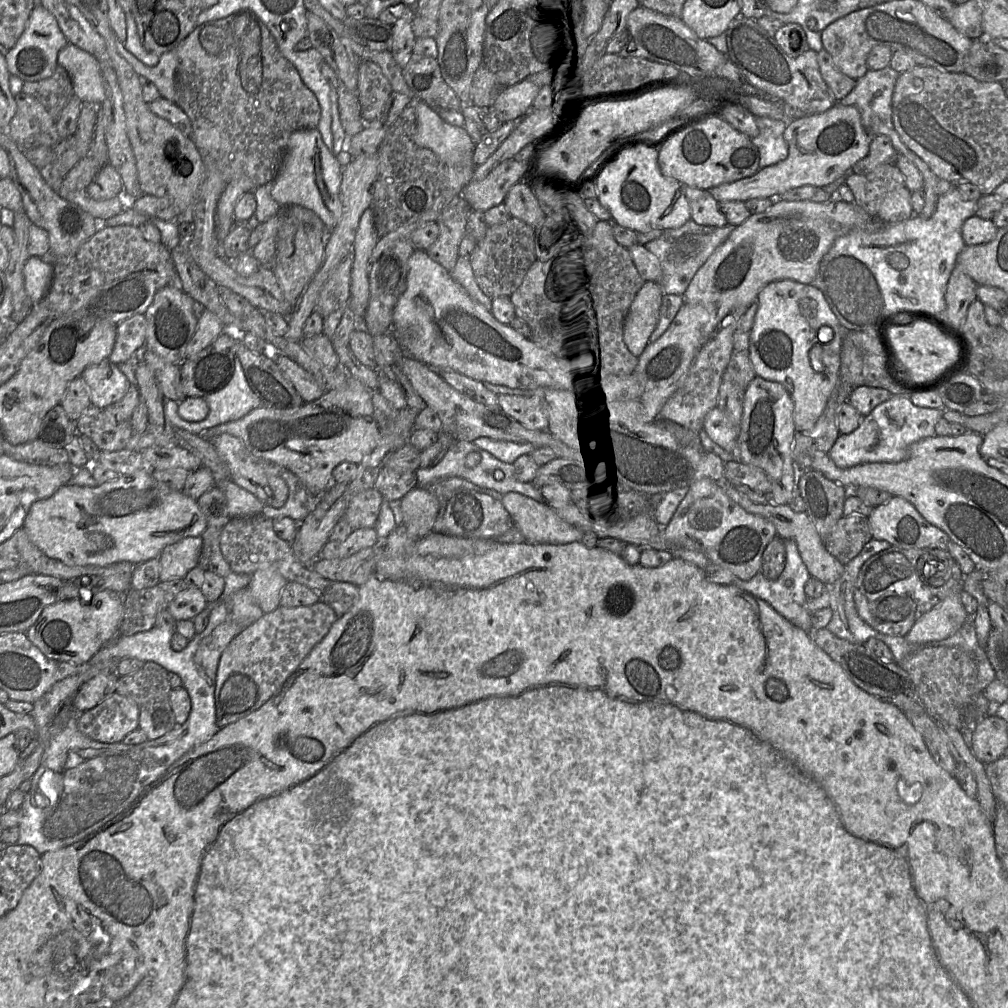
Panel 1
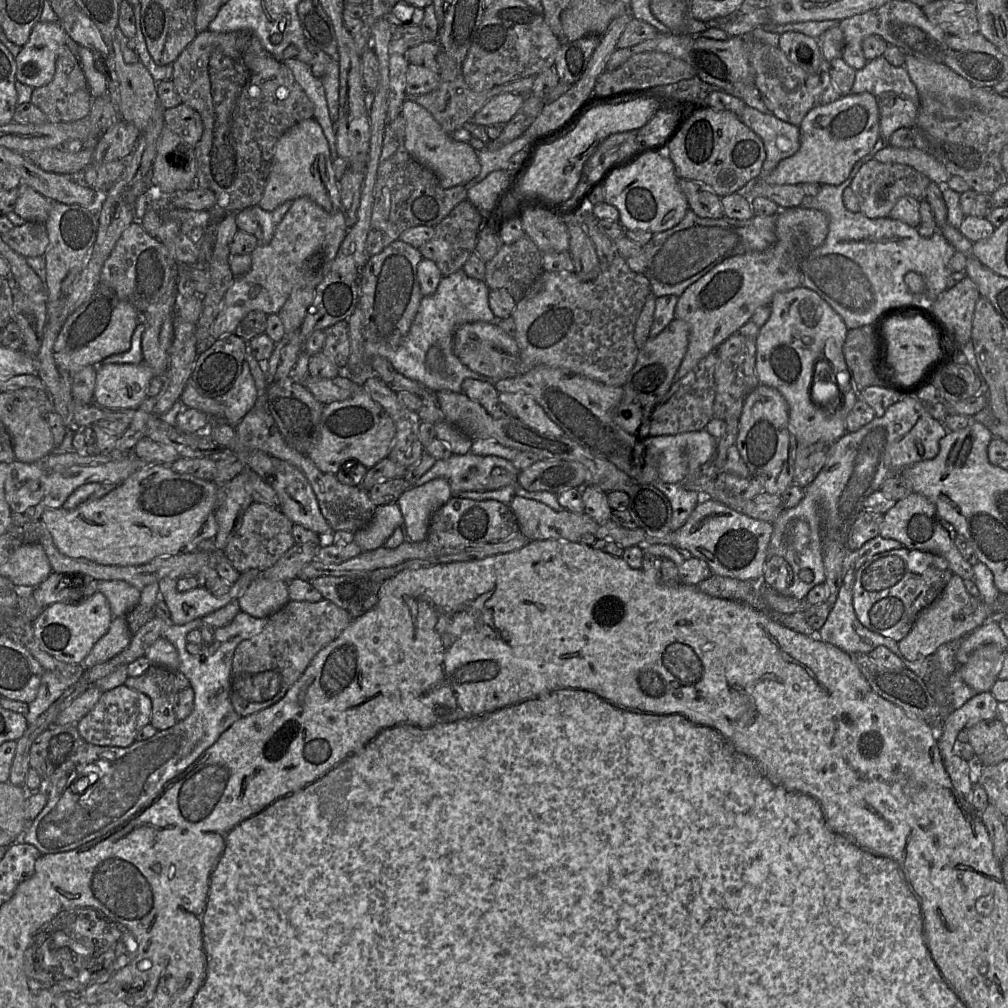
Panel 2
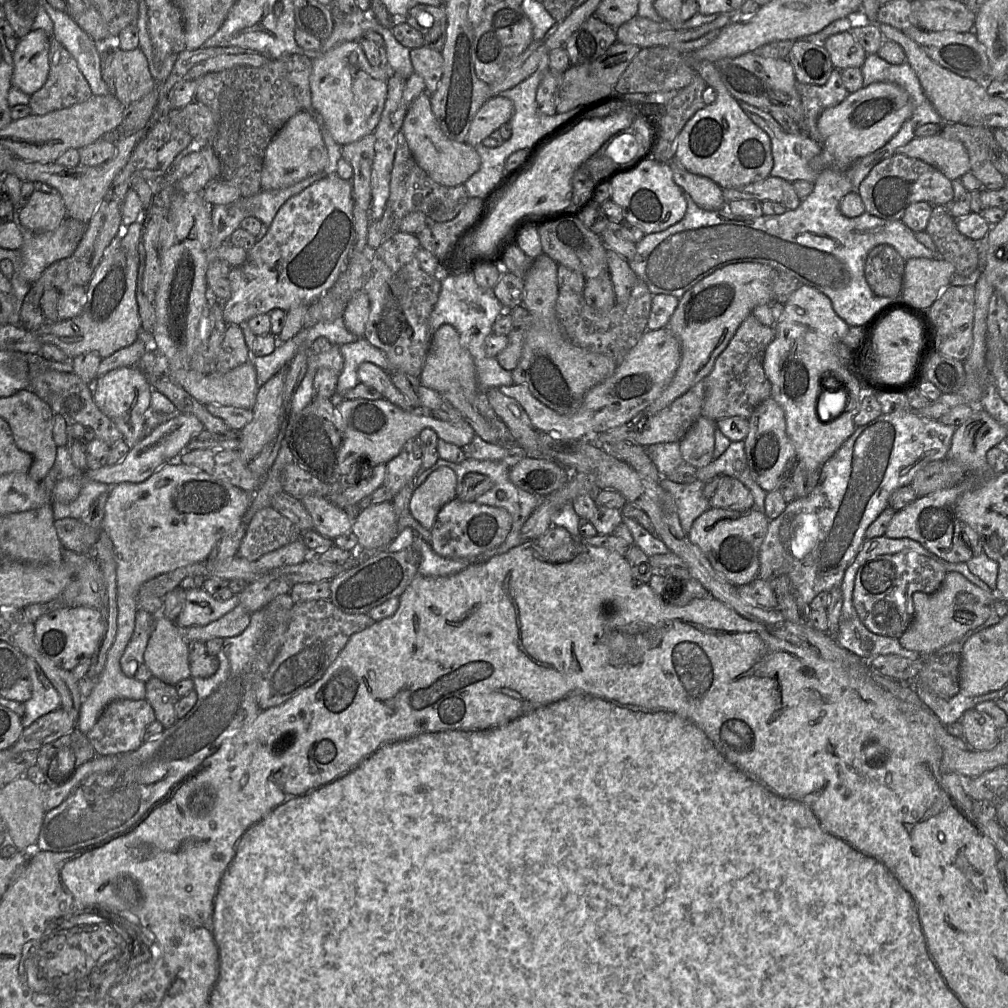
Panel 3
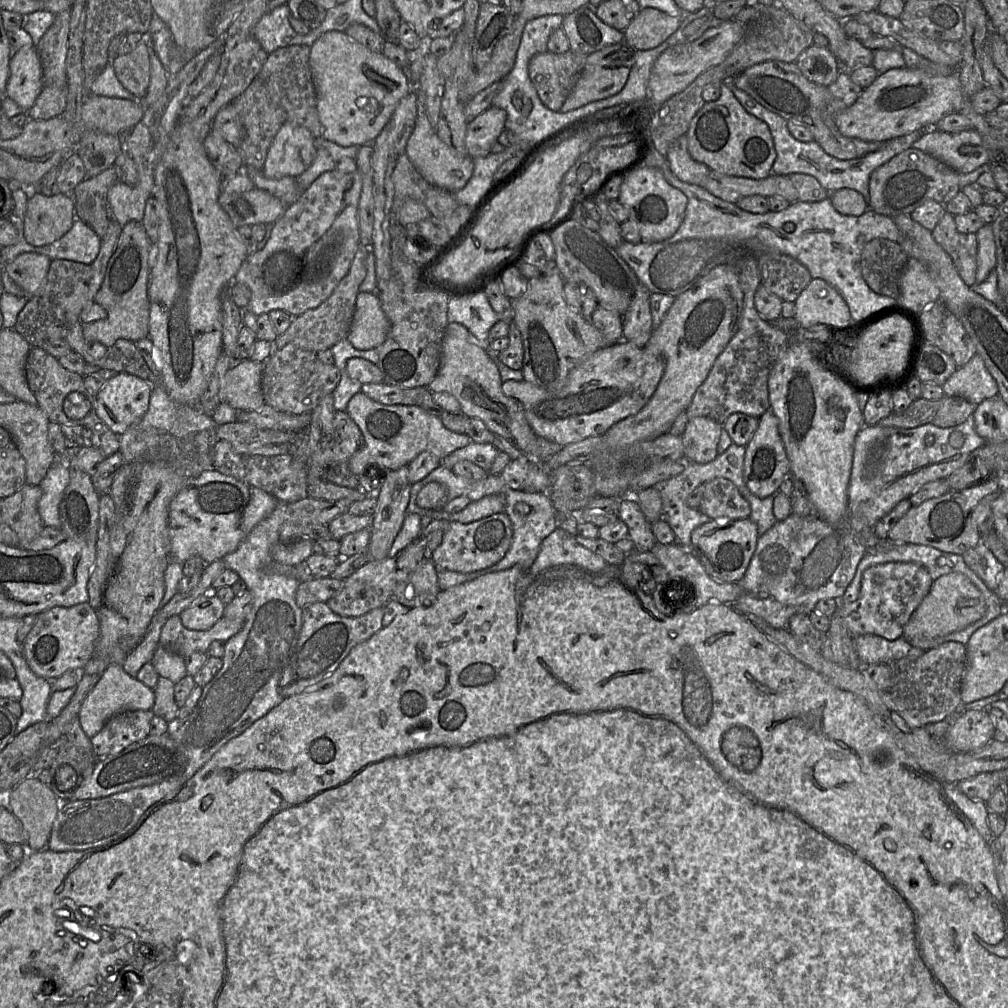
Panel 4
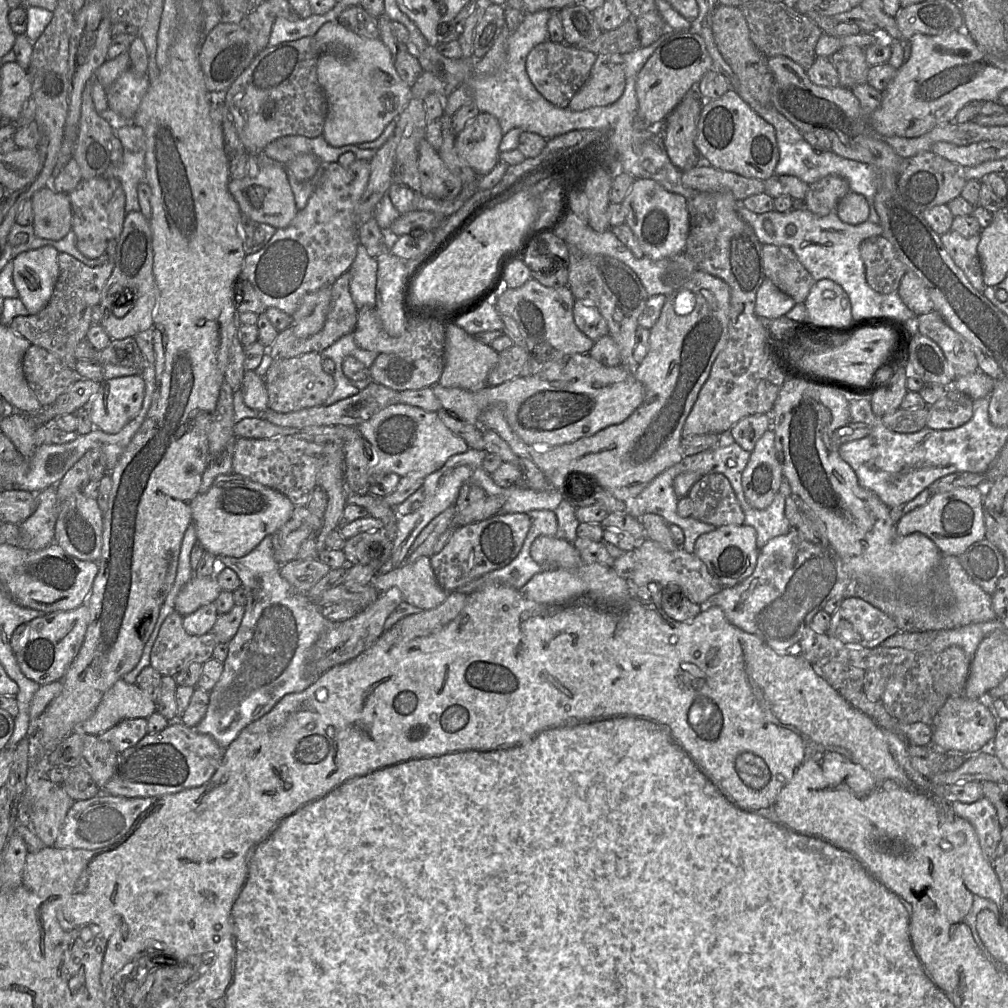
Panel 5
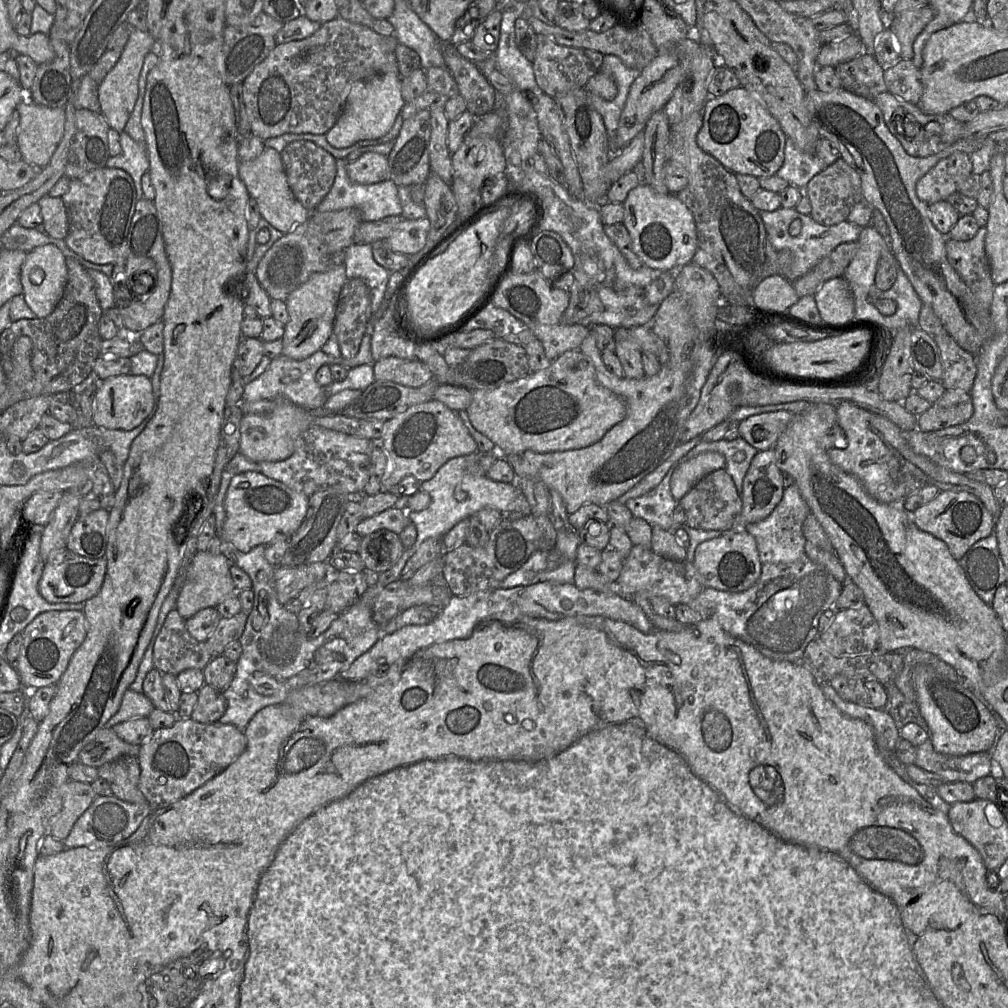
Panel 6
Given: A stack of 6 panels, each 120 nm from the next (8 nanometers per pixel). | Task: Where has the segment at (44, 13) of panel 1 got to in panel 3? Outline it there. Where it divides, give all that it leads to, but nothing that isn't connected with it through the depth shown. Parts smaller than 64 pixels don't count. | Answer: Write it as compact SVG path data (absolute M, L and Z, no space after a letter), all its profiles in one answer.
M42 29L31 30L19 39L13 52L12 86L32 96L46 83L49 71L51 37Z

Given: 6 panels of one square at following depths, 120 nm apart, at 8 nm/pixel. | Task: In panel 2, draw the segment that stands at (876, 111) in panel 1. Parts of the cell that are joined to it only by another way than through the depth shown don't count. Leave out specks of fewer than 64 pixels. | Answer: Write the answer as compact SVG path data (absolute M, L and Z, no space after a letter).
M883 56L867 61L862 69L856 71L851 94L865 92L872 94L878 105L880 138L875 143L871 152L860 159L861 165L872 160L877 152L886 148L889 138L896 130L914 127L920 110L919 95L906 68L893 66Z

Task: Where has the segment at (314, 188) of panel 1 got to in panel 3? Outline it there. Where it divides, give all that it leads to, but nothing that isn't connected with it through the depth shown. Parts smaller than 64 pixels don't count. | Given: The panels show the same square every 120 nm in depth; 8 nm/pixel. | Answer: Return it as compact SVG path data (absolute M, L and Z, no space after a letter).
M300 111L284 124L267 146L261 188L274 190L291 186L308 176L322 172L327 162L327 149L317 121L309 112Z

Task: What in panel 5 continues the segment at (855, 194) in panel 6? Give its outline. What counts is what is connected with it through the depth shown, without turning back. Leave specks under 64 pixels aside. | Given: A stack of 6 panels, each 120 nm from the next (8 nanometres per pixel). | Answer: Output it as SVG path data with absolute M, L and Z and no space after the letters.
M838 175L825 176L809 184L804 204L819 216L836 211L839 200L850 191L848 181Z

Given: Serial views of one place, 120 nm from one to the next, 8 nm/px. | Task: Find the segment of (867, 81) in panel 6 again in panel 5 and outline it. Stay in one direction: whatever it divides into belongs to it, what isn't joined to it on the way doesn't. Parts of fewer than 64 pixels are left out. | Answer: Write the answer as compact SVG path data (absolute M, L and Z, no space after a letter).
M855 45L844 46L830 57L839 75L839 85L851 89L867 83L870 65L866 61L865 49Z

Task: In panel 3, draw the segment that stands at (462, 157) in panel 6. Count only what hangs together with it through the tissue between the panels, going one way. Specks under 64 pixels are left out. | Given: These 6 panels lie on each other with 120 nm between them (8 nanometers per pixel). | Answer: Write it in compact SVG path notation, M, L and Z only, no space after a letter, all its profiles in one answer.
M492 96L475 115L466 142L475 147L495 130L508 123L514 114L513 102L503 96Z

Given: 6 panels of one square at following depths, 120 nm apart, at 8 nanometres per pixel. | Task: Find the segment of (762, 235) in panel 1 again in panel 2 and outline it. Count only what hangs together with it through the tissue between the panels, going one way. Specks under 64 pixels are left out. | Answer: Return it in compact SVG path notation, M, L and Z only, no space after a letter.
M780 208L776 215L775 233L777 240L772 247L762 252L750 252L726 259L692 283L679 297L675 307L675 318L688 324L689 344L676 380L685 377L705 356L716 350L732 334L738 332L744 324L750 321L758 308L769 306L776 293L801 286L799 265L805 257L825 241L828 234L828 217L816 209Z

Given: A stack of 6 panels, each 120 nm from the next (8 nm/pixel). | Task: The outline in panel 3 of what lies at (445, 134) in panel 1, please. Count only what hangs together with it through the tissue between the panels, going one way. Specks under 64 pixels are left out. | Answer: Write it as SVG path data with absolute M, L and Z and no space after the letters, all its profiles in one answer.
M425 90L407 108L401 133L405 137L414 160L432 180L447 187L463 185L480 169L480 156L467 142L453 141L442 132L432 112L430 95Z

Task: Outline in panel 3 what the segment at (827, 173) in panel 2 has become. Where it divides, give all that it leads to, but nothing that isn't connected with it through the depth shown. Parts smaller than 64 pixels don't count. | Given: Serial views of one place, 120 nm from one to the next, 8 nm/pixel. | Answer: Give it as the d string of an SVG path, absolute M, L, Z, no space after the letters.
M875 82L850 93L837 106L825 109L817 120L822 150L811 160L811 167L821 172L844 172L857 160L884 146L912 114L908 93L899 85Z

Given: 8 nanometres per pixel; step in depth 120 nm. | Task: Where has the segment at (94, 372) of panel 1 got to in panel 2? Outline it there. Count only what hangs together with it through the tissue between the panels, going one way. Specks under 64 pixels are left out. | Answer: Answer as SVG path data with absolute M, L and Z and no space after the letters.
M144 362L138 364L100 364L96 366L93 400L107 408L137 409L147 398L154 373Z

